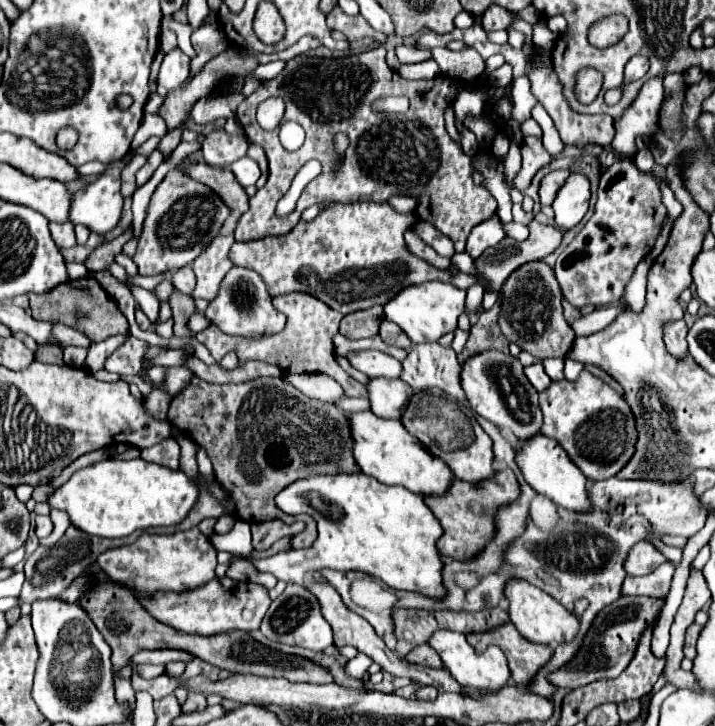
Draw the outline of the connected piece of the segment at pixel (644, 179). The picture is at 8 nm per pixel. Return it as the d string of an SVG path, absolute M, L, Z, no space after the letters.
M616 161L608 167L600 177L594 215L556 259L554 271L564 299L576 309L620 301L636 265L654 247L664 217L666 207L662 205L656 179L642 175L630 161Z

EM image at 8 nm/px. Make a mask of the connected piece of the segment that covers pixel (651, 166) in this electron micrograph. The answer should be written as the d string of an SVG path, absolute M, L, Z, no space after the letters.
M642 149L642 151L636 155L636 165L638 165L638 169L642 169L642 171L654 171L654 173L658 173L662 179L666 177L666 175L664 175L664 167L660 167L660 165L654 163L654 157L650 155L648 149Z

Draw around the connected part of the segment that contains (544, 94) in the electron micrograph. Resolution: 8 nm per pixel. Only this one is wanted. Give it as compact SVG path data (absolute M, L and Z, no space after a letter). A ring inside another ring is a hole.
M540 49L540 57L536 57L536 65L528 71L528 79L532 83L532 93L536 99L544 105L548 115L554 119L554 125L566 145L584 147L584 145L610 145L614 139L614 119L610 115L580 115L576 113L570 103L566 103L566 97L562 95L562 83L558 83L558 77L554 75L552 63L550 63L550 51ZM542 79L548 79L548 83L542 83Z

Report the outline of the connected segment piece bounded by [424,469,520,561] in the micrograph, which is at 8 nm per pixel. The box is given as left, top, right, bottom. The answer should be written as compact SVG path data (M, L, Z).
M512 469L500 471L500 479L496 483L490 479L490 481L482 481L478 485L472 485L472 483L462 483L456 479L444 497L424 497L426 505L432 509L432 513L438 517L438 521L444 527L444 535L438 541L438 551L442 557L456 559L456 561L472 561L496 537L494 517L496 517L498 507L496 505L492 507L490 491L494 491L498 495L500 507L514 503L520 497L520 485L518 485Z

